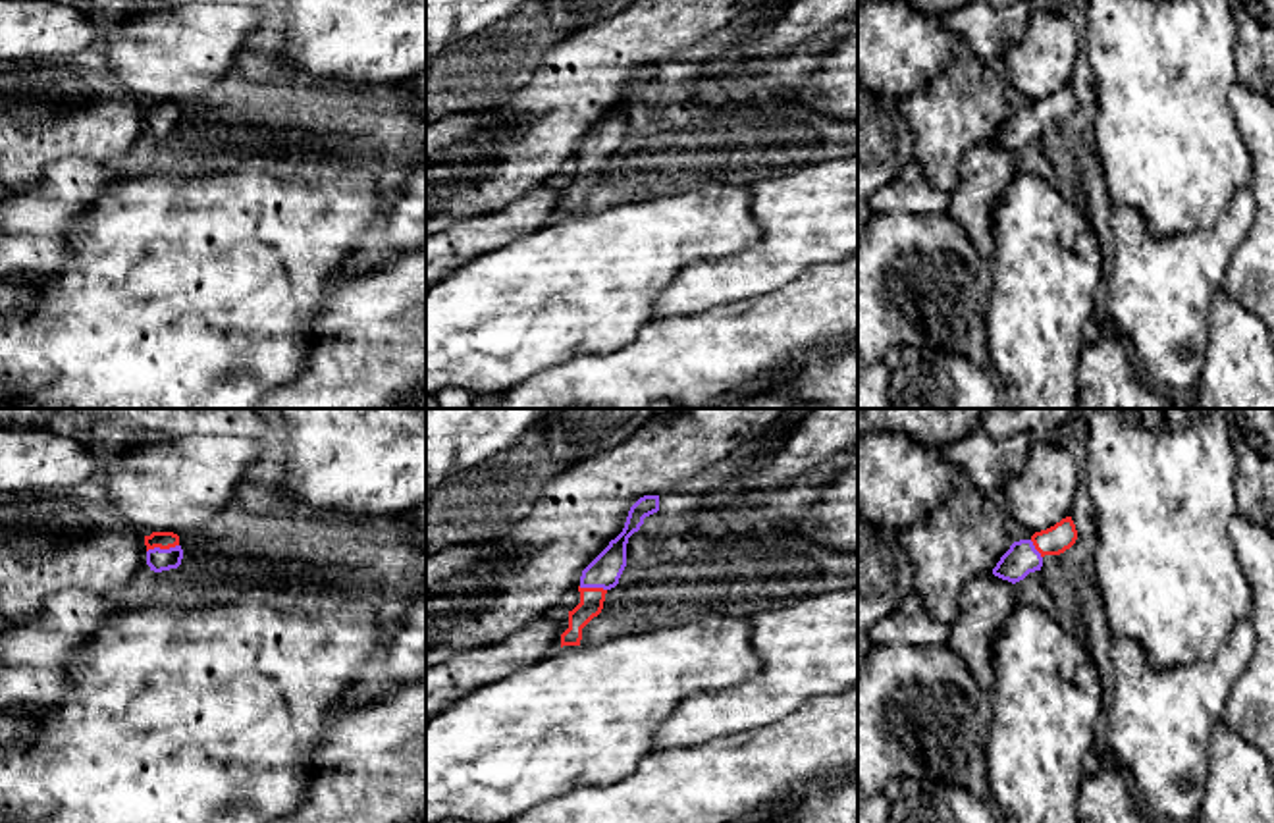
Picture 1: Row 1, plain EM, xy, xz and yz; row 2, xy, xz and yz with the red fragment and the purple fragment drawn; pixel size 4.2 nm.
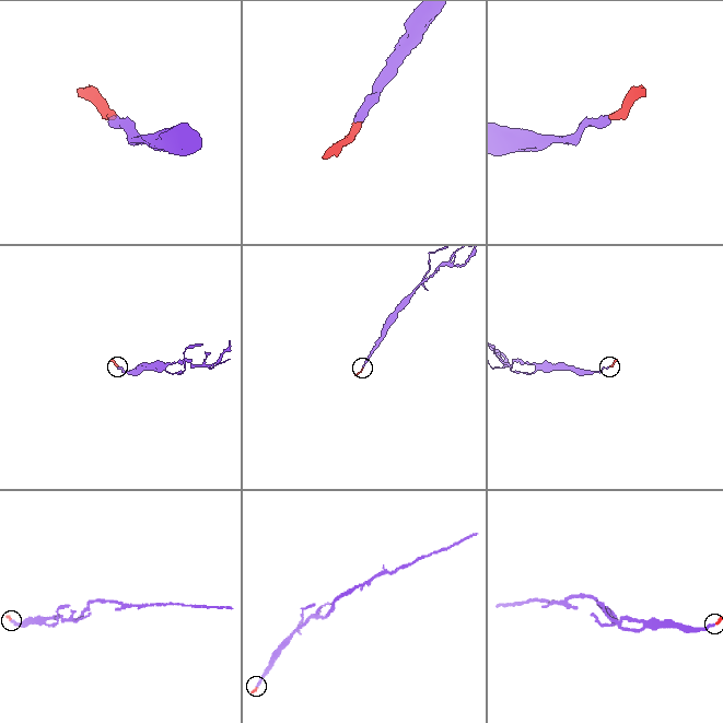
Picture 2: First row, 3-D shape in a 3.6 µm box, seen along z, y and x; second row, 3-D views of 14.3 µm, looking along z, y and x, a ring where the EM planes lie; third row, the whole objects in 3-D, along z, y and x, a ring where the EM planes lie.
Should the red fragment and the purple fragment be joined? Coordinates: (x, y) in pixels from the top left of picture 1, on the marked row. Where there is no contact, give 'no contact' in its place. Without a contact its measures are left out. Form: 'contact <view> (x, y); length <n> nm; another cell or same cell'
contact xy (162, 548); length 140 nm; same cell

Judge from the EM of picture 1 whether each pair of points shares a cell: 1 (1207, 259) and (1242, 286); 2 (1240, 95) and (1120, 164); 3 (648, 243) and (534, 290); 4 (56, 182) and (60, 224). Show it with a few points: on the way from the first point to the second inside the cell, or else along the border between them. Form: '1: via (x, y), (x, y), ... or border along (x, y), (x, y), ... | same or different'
1: border along (1247, 234), (1232, 253), (1222, 288) | different
2: border along (1236, 81), (1230, 91), (1230, 106), (1244, 143) | different
3: via (619, 261), (586, 286), (563, 290) | same
4: via (60, 191), (60, 214) | same

